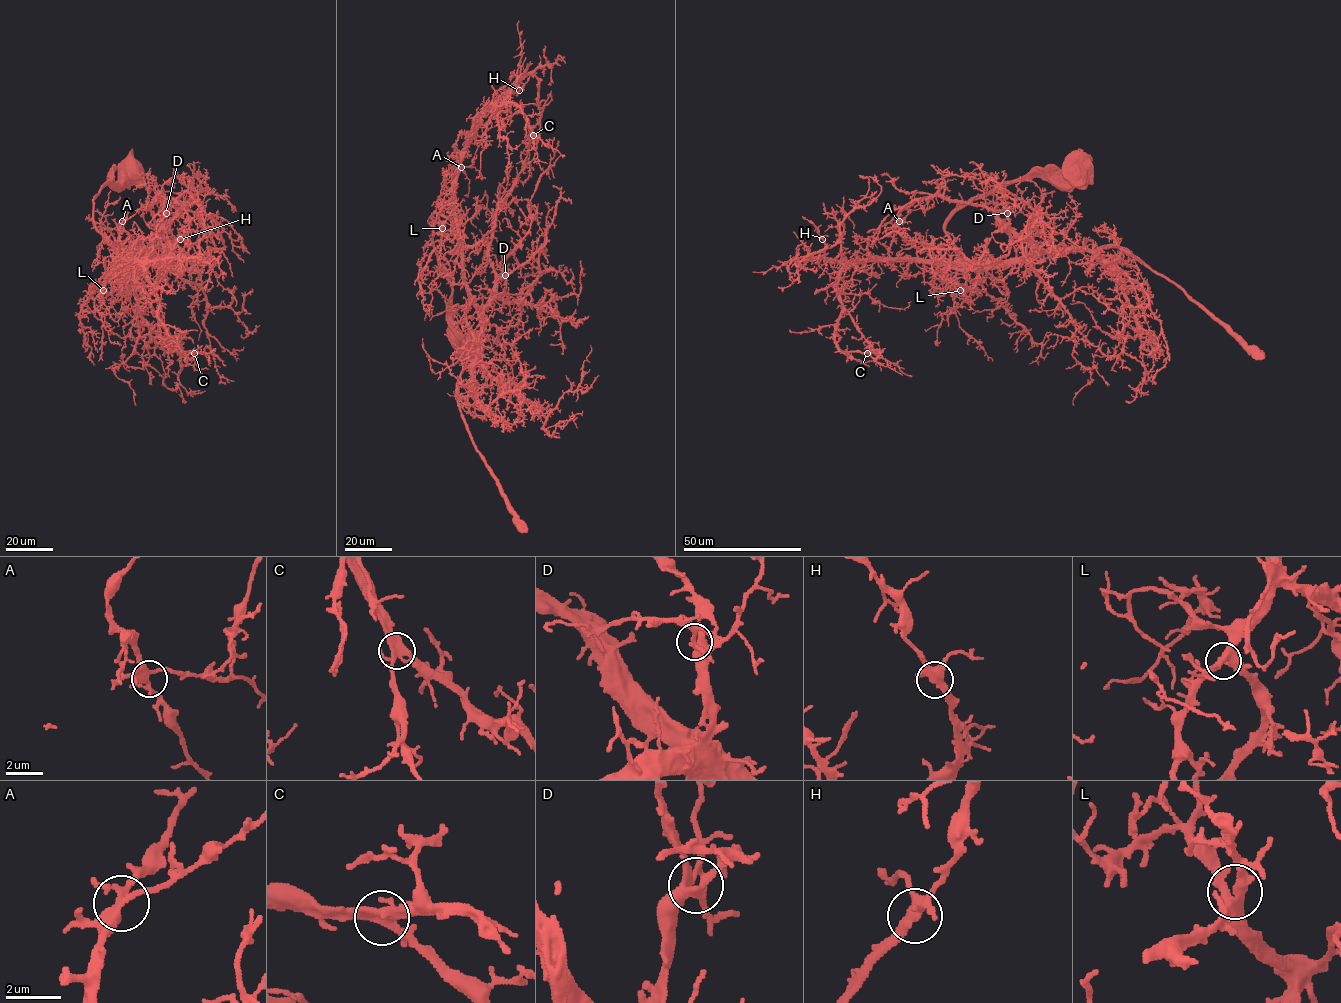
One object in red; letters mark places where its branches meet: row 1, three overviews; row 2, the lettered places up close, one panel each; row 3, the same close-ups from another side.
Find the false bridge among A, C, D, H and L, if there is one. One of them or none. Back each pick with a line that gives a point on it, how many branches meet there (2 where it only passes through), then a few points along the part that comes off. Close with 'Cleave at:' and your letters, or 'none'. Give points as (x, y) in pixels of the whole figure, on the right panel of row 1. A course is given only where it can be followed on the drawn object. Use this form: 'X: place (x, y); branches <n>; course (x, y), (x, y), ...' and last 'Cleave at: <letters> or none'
Cleave at: none

